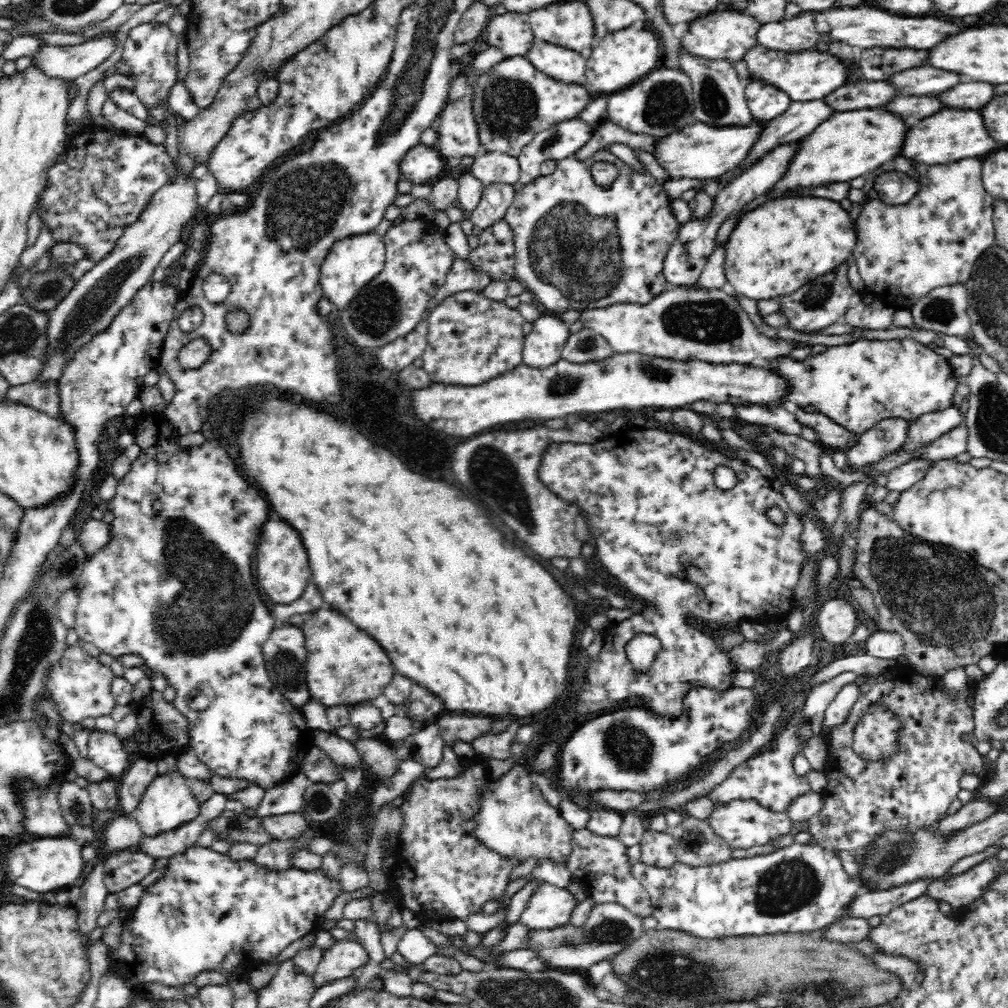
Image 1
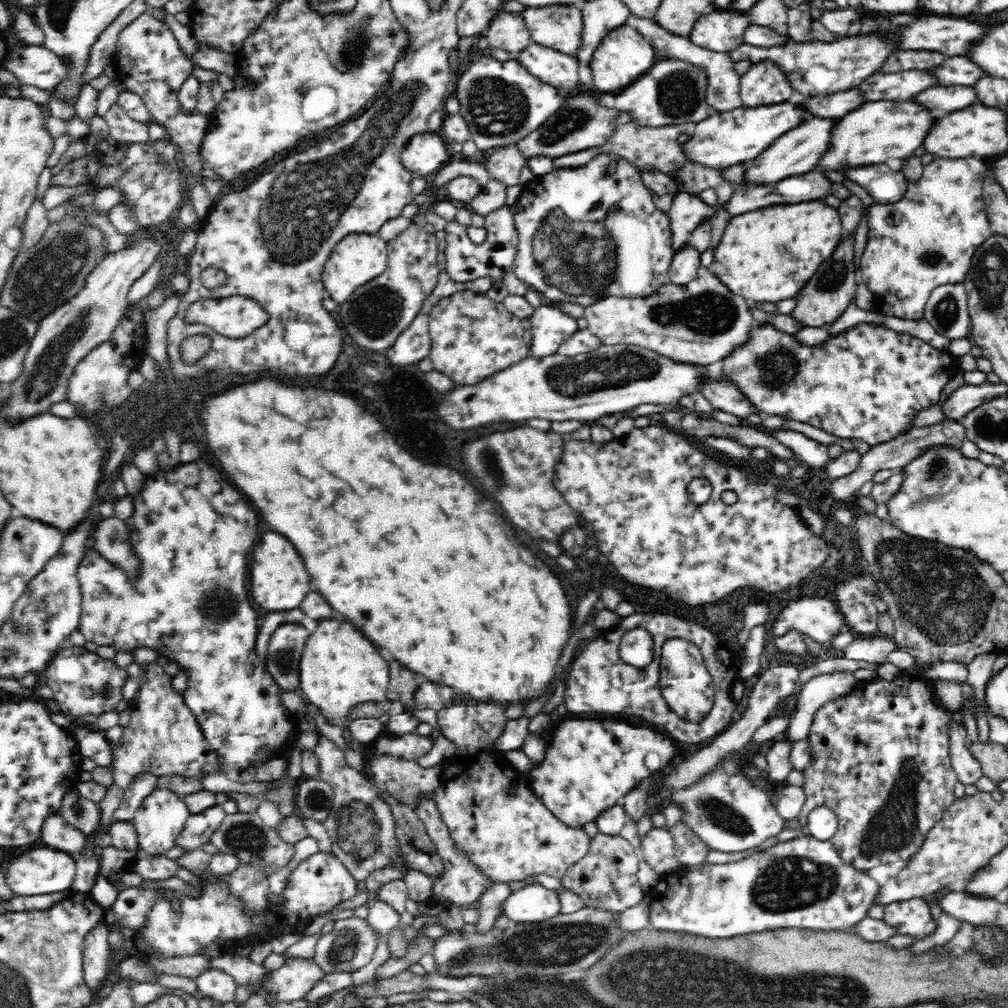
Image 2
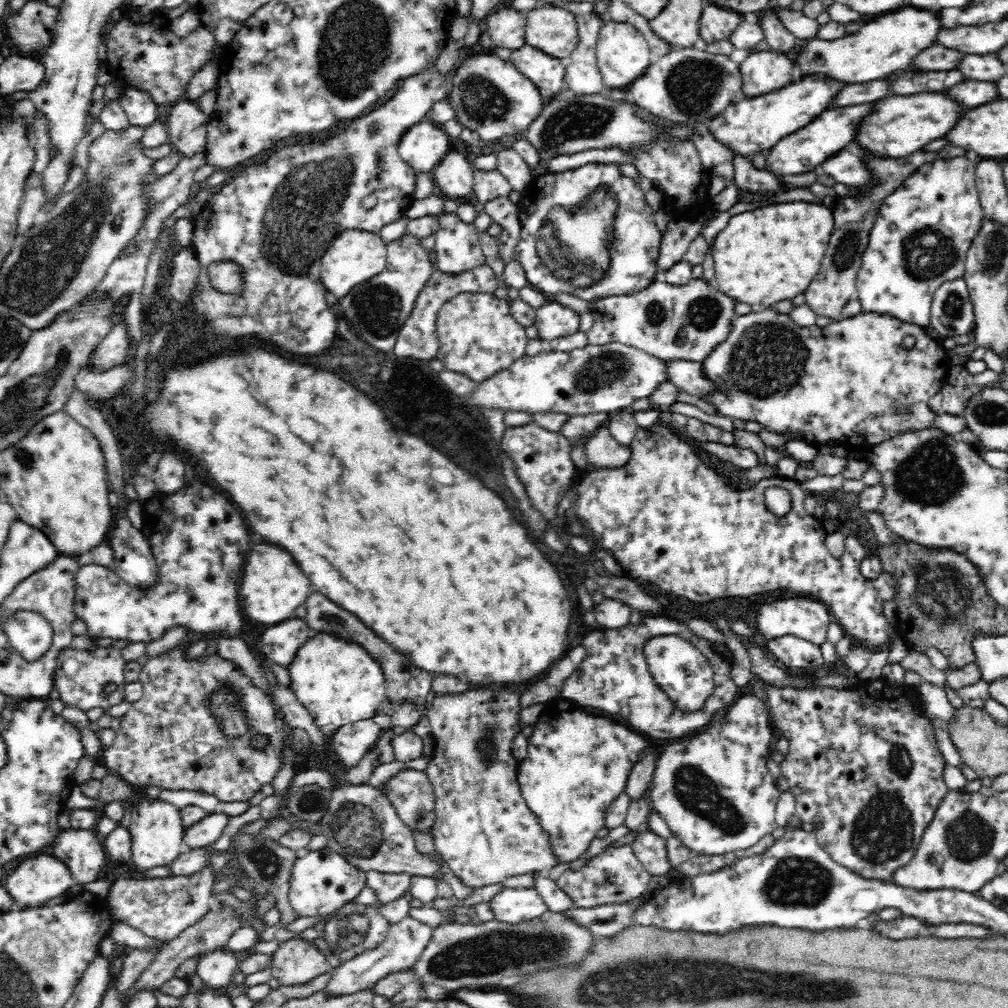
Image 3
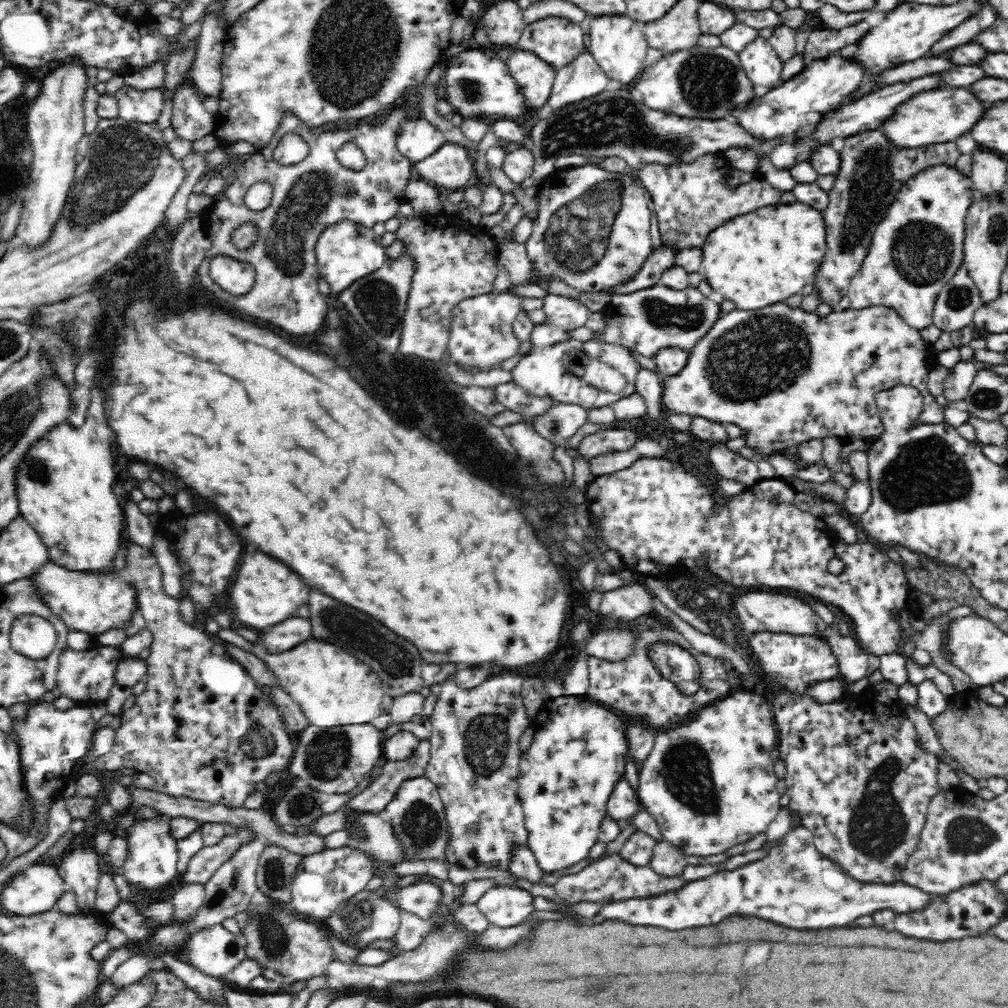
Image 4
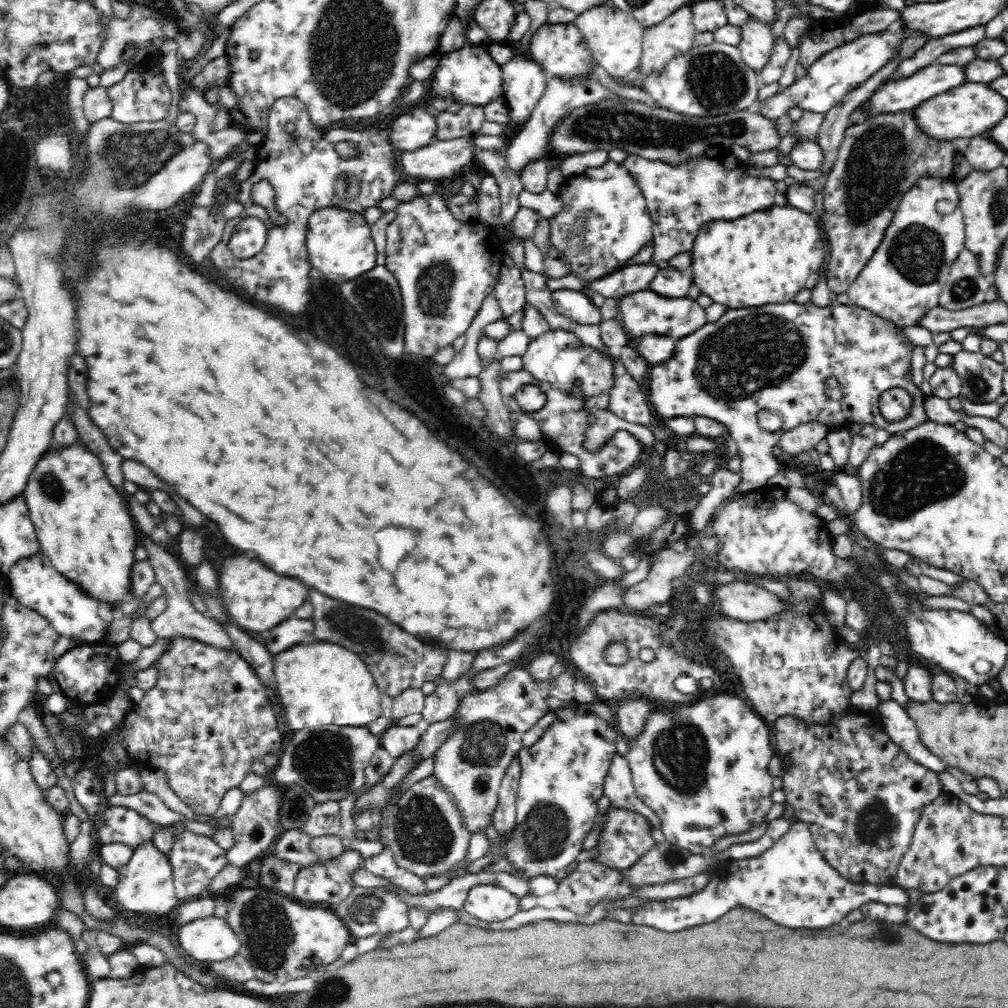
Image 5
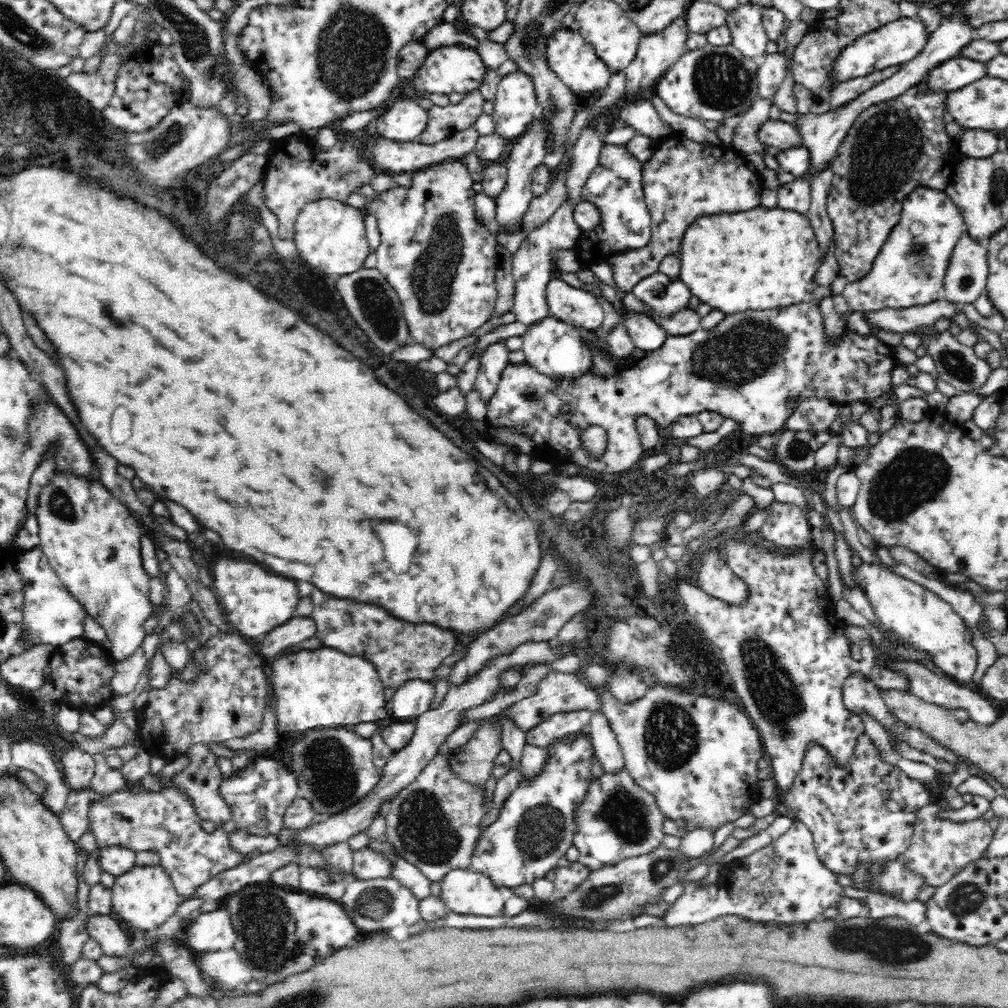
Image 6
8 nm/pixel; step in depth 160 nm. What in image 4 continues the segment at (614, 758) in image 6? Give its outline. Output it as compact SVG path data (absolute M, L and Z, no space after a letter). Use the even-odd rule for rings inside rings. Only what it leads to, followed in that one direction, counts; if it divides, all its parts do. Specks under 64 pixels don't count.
M625 774L613 784L609 797L607 813L616 821L622 818L629 820L644 809L637 795L637 789L628 783Z

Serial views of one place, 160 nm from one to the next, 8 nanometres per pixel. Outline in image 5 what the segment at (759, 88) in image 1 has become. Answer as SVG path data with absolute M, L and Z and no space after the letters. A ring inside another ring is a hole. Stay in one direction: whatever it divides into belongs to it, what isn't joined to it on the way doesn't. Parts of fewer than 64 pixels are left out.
M748 17L747 21L739 28L742 31L740 33L742 38L736 48L748 67L759 73L770 58L776 38L770 28L756 17Z

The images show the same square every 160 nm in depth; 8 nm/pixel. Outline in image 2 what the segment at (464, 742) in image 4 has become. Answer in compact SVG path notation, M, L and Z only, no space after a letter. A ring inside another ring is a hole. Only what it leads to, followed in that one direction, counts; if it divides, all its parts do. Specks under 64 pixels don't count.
M452 703L436 711L438 730L456 746L456 752L440 763L439 785L433 792L434 803L457 850L490 882L514 882L534 874L561 879L572 865L588 854L591 836L584 830L562 824L532 794L522 772L509 764L505 752L496 747L508 721L505 703Z

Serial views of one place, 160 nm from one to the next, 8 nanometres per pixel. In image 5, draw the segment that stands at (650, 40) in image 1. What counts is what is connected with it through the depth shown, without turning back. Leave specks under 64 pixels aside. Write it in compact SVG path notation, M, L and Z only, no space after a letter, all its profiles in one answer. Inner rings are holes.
M610 3L593 5L592 8L581 12L573 23L586 40L594 60L610 77L624 79L640 64L645 30L630 13L620 10Z

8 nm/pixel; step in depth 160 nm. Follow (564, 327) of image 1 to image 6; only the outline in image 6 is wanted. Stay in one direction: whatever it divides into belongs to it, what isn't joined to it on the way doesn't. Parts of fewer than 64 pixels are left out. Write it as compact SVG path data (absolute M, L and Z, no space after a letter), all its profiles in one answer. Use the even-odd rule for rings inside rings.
M552 279L547 284L547 305L549 313L556 319L571 323L585 332L598 332L605 320L605 313L598 298L589 291L576 288L574 284L566 283L562 279Z

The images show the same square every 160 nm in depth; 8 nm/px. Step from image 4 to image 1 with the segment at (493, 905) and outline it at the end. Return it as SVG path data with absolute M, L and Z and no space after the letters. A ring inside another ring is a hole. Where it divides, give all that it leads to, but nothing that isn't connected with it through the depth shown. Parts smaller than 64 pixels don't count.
M543 881L532 892L520 922L529 929L551 929L569 922L576 898L564 887Z

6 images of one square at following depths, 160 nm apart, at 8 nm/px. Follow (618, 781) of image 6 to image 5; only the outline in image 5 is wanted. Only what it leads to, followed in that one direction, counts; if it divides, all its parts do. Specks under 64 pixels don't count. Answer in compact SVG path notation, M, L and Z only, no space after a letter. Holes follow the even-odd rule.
M612 805L604 814L600 814L598 822L600 822L600 830L598 830L598 844L594 846L592 852L593 860L606 868L624 871L657 844L652 836L649 820L634 808Z

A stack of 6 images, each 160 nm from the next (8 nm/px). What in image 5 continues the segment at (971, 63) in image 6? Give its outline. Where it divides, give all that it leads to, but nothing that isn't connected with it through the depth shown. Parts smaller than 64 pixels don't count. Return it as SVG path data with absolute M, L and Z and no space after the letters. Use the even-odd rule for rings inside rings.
M932 64L918 70L913 76L882 84L873 96L868 98L871 100L871 114L900 112L904 109L915 109L920 107L925 101L931 100L940 94L948 92L952 88L956 88L964 84L967 80L967 68L964 66L954 66L946 64Z

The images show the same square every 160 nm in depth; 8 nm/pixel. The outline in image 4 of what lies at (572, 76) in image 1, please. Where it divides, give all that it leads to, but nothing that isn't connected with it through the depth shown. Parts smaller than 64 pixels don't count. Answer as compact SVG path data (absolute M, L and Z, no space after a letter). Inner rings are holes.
M519 48L514 50L505 64L508 66L510 77L522 92L527 110L536 111L544 108L550 96L556 70L540 61L532 52L525 52Z

